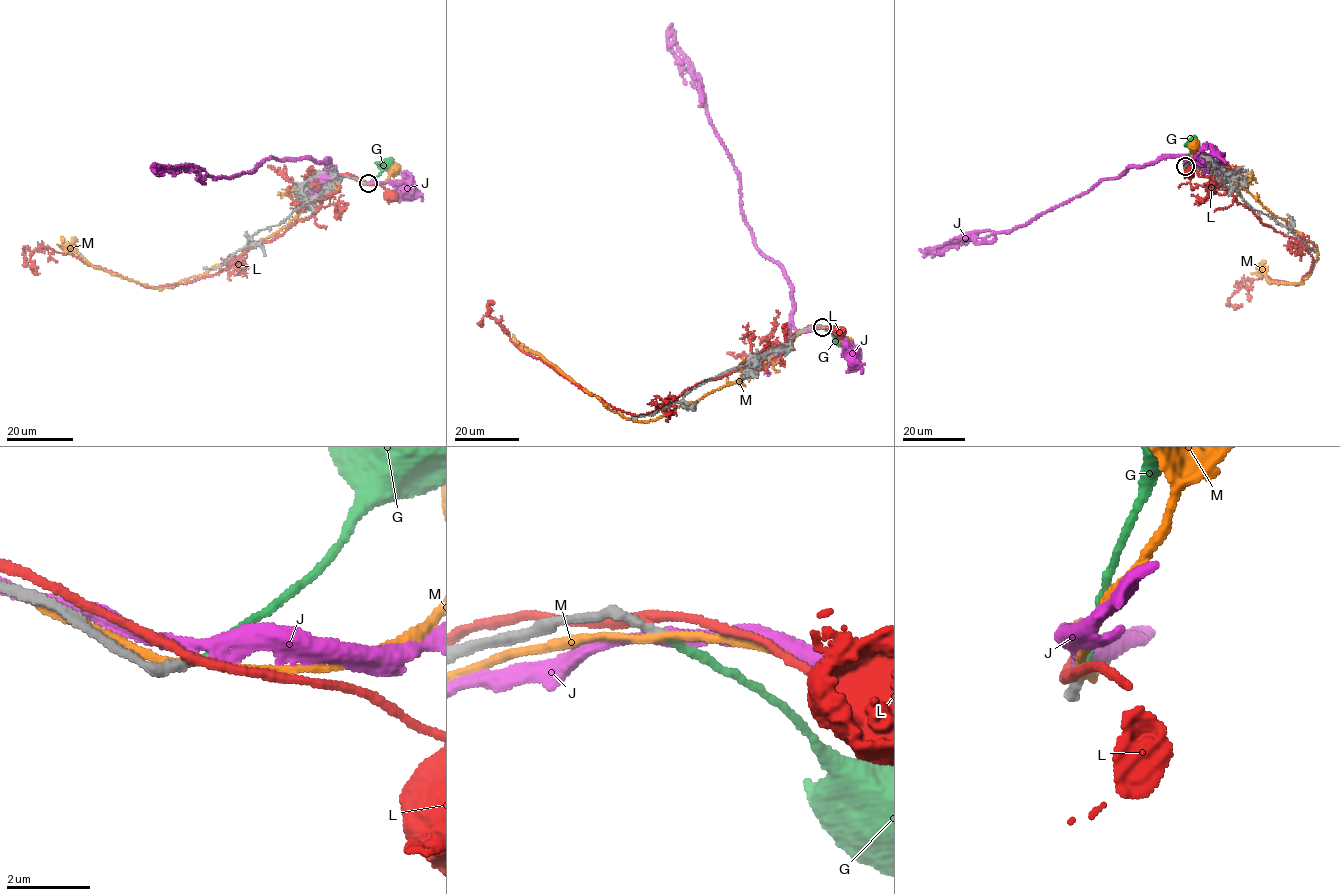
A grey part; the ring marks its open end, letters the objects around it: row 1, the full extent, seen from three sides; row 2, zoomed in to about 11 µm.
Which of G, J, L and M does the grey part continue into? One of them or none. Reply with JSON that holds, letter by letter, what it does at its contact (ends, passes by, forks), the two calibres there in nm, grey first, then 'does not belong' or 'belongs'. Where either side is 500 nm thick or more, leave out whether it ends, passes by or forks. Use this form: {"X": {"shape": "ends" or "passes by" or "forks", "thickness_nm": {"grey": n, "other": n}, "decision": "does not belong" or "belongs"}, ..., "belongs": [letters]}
{"G": {"shape": "ends", "thickness_nm": {"grey": 200, "other": 180}, "decision": "belongs"}, "J": {"shape": "passes by", "thickness_nm": {"grey": 200, "other": 280}, "decision": "does not belong"}, "L": {"shape": "passes by", "thickness_nm": {"grey": 280, "other": 240}, "decision": "does not belong"}, "M": {"shape": "passes by", "thickness_nm": {"grey": 200, "other": 170}, "decision": "does not belong"}, "belongs": ["G"]}

